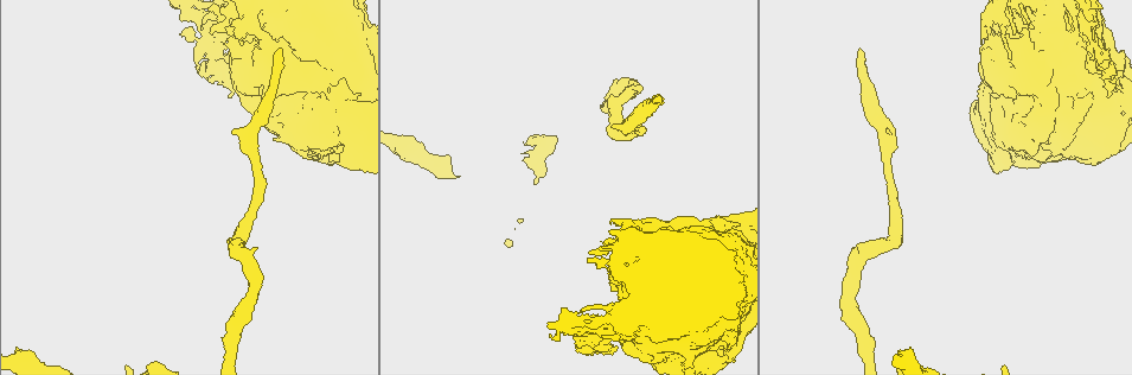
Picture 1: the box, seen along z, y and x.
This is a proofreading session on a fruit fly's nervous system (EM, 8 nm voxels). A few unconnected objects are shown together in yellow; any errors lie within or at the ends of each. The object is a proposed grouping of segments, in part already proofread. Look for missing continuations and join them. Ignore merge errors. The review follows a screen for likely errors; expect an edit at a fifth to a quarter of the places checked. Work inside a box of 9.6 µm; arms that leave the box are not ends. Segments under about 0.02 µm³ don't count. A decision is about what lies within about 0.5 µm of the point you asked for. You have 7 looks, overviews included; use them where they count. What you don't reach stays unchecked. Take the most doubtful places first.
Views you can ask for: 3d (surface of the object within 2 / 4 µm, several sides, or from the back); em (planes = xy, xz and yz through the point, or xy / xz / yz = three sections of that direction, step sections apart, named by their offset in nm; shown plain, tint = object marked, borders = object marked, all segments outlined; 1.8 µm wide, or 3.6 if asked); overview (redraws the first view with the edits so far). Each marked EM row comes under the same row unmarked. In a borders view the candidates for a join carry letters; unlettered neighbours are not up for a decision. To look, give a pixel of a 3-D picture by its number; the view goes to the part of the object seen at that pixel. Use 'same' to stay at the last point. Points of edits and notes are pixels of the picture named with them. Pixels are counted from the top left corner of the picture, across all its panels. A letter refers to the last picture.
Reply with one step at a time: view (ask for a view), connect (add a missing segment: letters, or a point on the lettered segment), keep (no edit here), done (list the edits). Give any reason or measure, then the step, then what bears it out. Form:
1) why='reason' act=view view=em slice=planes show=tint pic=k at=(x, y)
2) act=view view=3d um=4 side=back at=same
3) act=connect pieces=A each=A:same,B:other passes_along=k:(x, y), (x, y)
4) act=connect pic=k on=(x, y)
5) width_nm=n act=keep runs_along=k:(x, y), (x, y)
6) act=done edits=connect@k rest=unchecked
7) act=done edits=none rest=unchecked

act=view view=3d um=2 pic=1 at=(861, 50)

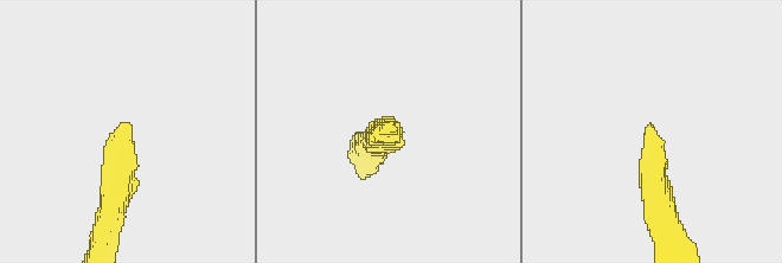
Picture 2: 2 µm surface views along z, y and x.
act=view view=em slice=xz step=16 show=tint pic=2 at=(650, 125)

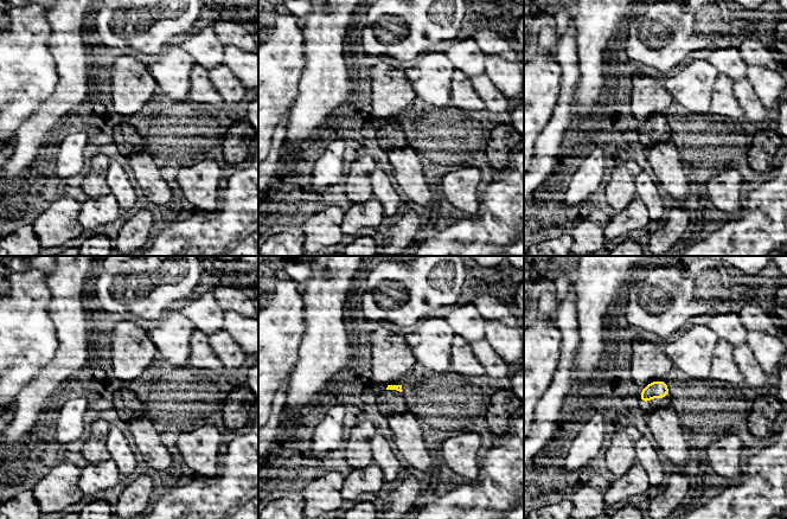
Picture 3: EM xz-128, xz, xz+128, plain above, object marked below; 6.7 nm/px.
why='cut it another way' act=view view=em slice=planes show=borders at=same

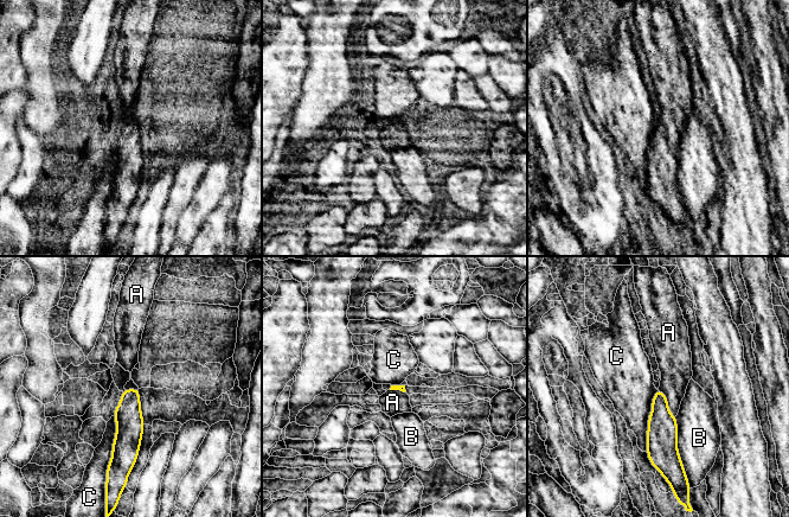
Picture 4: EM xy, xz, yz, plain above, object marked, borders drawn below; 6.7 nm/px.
longest_contact=C:440nm act=connect pieces=A each=A:same,B:other,C:other found='the neuron continues'

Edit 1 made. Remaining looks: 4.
act=view view=overview

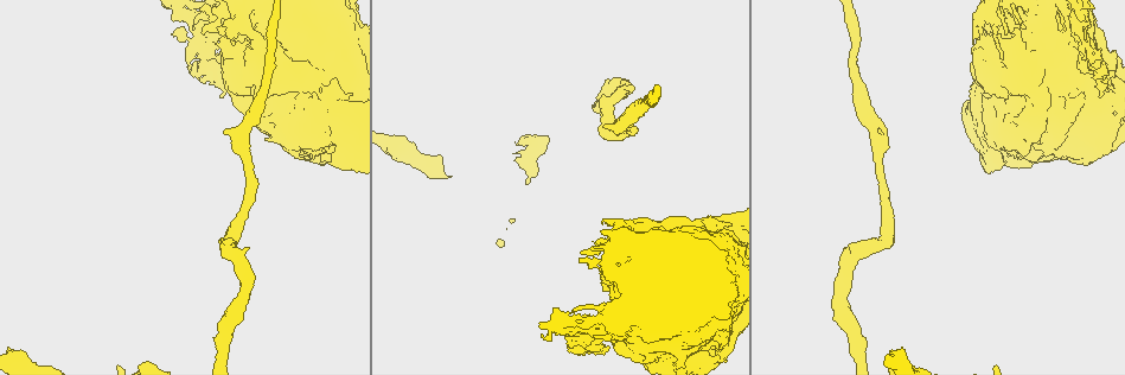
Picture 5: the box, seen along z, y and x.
act=view view=3d um=4 pic=5 at=(205, 21)

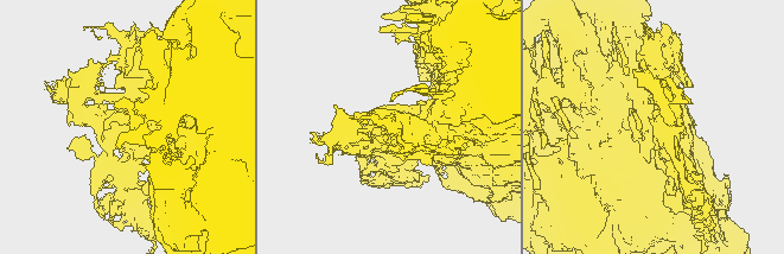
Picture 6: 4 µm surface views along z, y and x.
act=view view=em slice=planes show=tint pic=6 at=(669, 134)

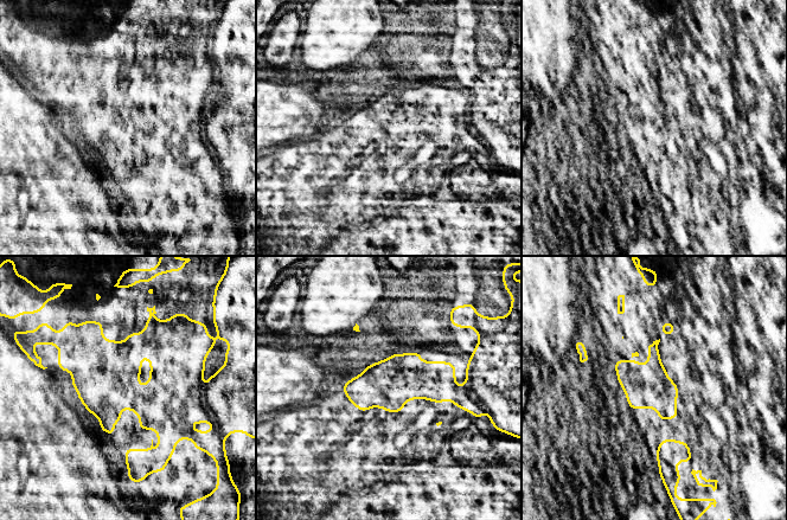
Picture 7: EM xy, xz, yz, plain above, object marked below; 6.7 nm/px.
act=view view=em slice=planes show=borders at=same

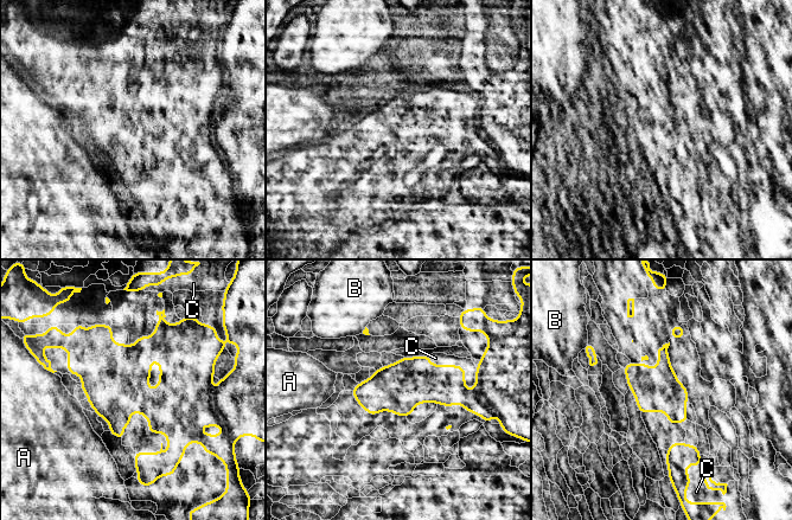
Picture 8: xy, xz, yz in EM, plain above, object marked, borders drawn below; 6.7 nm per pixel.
longest_contact=C:380nm act=keep each=A:other,B:other,C:other border=8:(429, 355), (462, 366), (473, 389) found='none of them fits'

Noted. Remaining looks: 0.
act=done edits=connect@4 rest=unchecked

